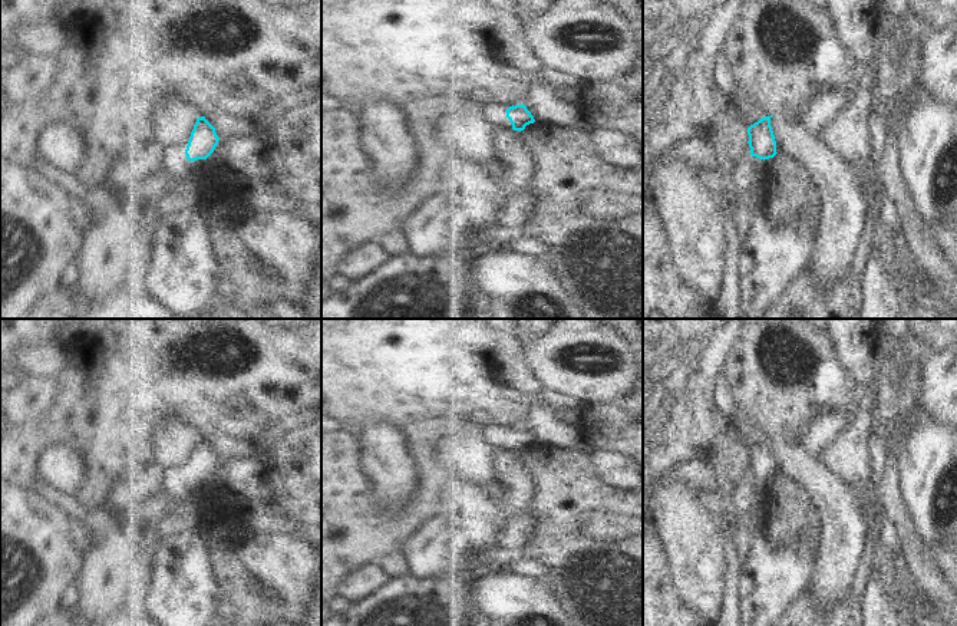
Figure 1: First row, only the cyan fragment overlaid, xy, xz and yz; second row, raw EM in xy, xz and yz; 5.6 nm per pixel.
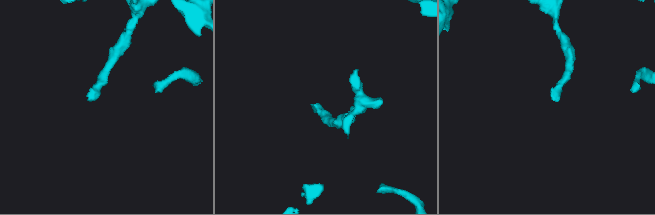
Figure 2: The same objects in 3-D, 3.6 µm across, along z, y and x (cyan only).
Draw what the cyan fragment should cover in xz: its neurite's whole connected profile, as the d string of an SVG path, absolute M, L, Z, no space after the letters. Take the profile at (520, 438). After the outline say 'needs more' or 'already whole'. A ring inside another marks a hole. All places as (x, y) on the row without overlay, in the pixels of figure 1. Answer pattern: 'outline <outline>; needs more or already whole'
outline M512 426L506 432L506 439L512 445L514 452L524 452L527 447L534 445L535 441L531 436L531 434L527 431L527 428L522 426Z; already whole

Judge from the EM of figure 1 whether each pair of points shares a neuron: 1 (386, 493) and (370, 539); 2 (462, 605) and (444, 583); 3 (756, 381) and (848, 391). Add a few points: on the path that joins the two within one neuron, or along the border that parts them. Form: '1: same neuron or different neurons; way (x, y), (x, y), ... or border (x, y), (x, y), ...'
1: different neurons; border (363, 475), (379, 504), (411, 503)
2: same neuron; way (456, 599), (446, 589)
3: same neuron; way (779, 386), (825, 388)

